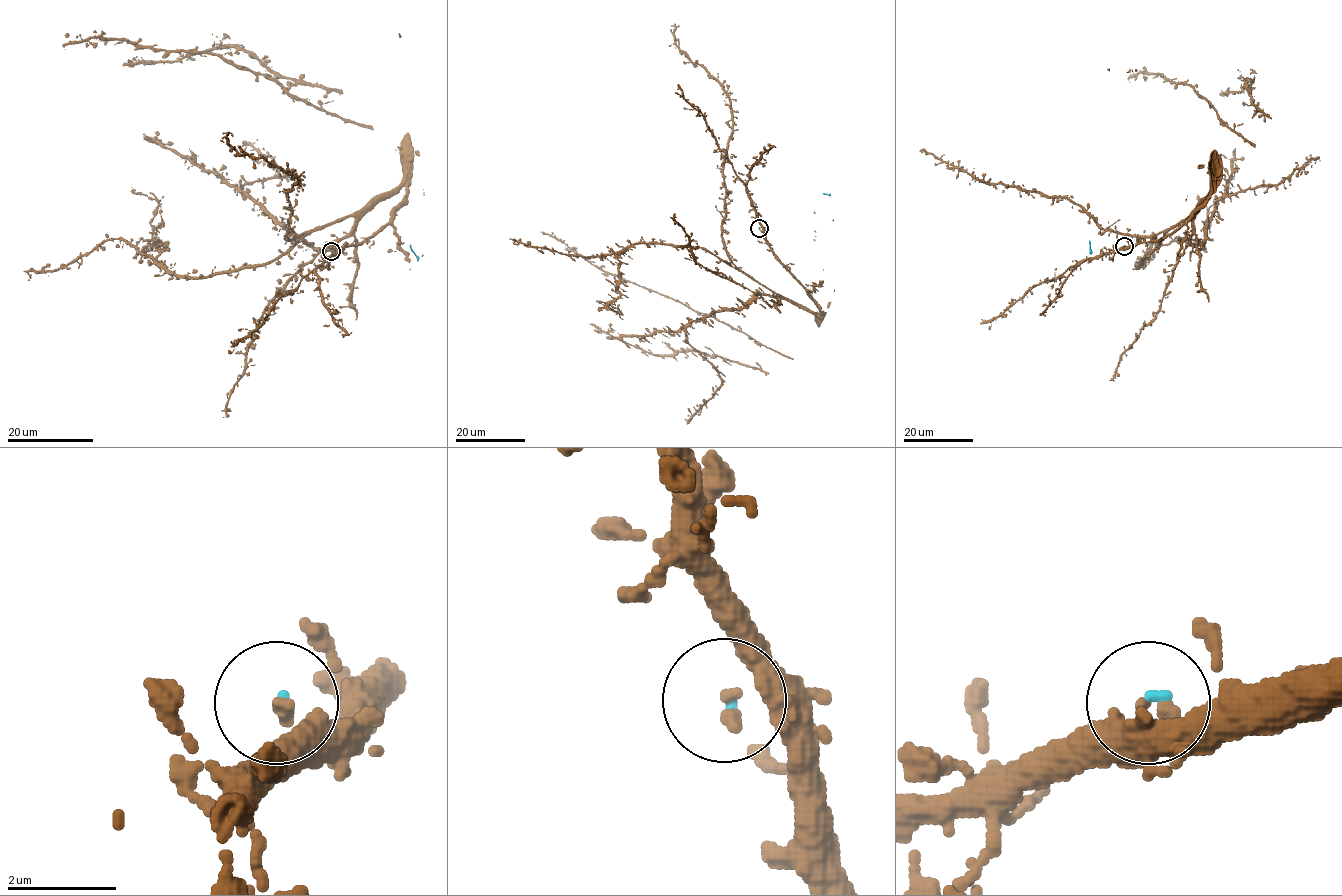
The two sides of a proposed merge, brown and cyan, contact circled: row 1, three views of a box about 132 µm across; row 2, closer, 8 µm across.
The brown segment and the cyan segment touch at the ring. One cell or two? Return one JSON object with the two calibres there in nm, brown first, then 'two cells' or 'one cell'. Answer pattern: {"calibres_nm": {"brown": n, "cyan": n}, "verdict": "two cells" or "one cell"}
{"calibres_nm": {"brown": 240, "cyan": 100}, "verdict": "two cells"}

